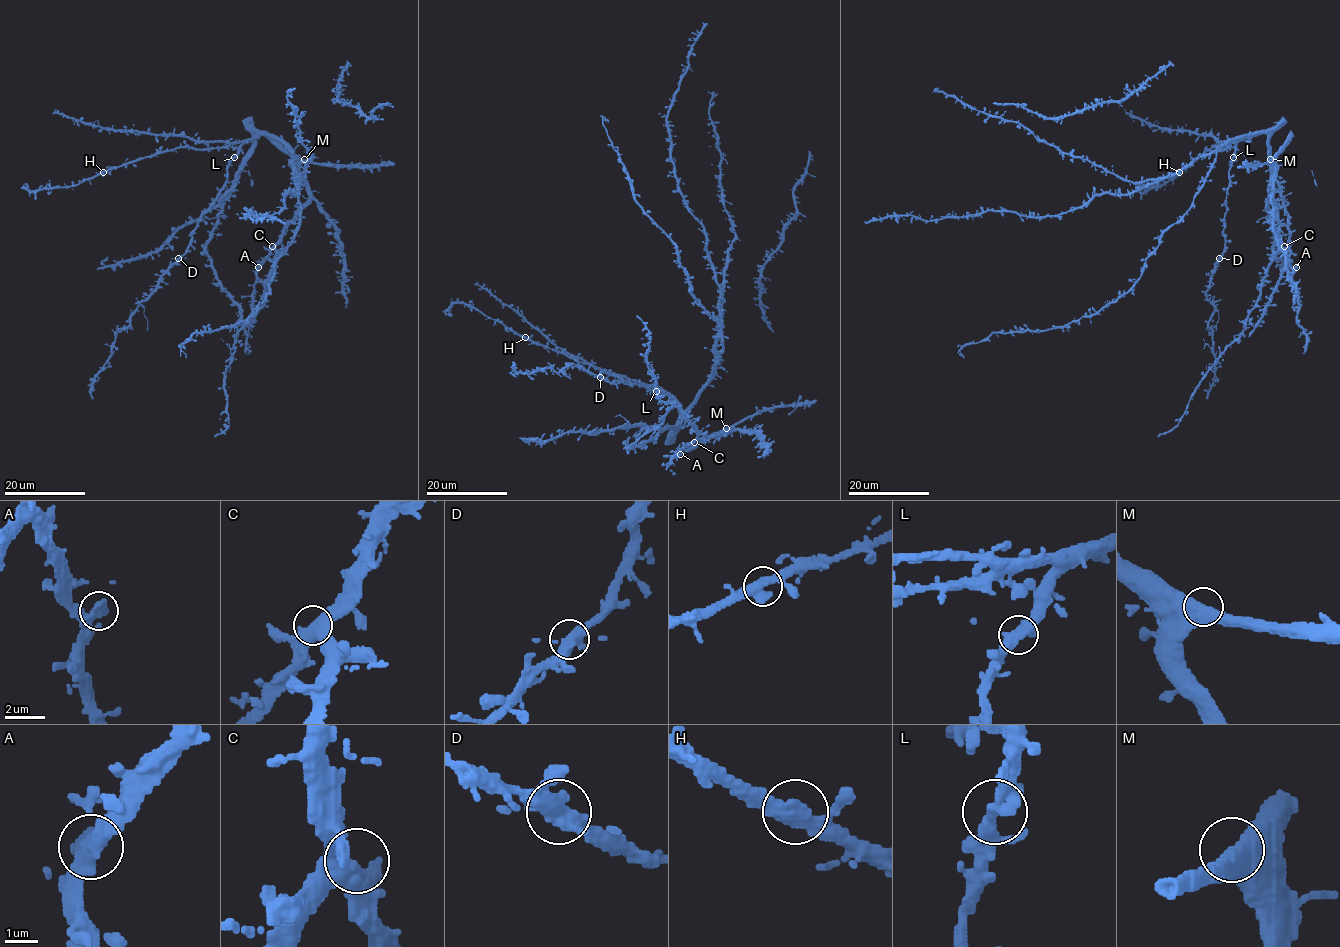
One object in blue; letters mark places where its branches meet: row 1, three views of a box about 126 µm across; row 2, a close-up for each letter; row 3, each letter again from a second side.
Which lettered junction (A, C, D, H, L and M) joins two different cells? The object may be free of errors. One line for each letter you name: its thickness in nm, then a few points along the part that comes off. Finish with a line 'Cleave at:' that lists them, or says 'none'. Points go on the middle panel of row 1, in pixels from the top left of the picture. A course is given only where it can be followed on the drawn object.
Cleave at: none

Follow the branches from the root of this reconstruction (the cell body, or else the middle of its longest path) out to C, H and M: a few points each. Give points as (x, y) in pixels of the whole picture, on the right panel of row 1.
C: (1273, 165), (1288, 215), (1290, 257), (1263, 317), (1246, 327), (1266, 268), (1284, 246)
H: (1273, 165), (1269, 137), (1265, 133), (1256, 133), (1232, 142), (1226, 148), (1206, 150), (1179, 172)
M: (1273, 165), (1288, 215), (1290, 257), (1263, 317), (1246, 327), (1279, 245), (1270, 159)

